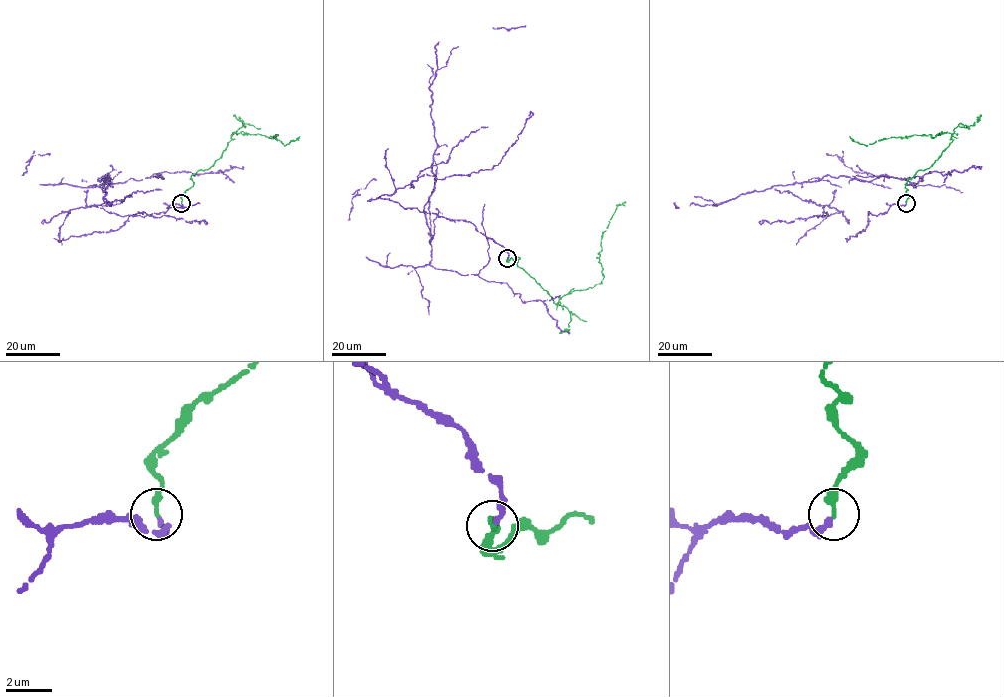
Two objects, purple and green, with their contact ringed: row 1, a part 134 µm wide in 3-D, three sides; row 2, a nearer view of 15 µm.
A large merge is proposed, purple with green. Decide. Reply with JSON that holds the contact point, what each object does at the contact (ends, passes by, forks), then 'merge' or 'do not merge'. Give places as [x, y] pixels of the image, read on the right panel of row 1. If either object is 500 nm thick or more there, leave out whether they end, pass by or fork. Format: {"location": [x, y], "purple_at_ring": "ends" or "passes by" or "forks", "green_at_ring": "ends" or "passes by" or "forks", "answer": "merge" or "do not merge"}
{"location": [906, 203], "purple_at_ring": "ends", "green_at_ring": "ends", "answer": "merge"}

